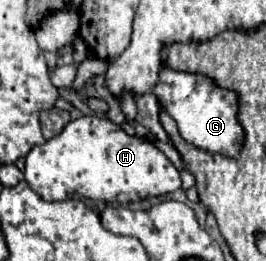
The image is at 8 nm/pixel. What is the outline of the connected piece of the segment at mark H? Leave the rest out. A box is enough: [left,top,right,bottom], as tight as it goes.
[25,116,181,202]

